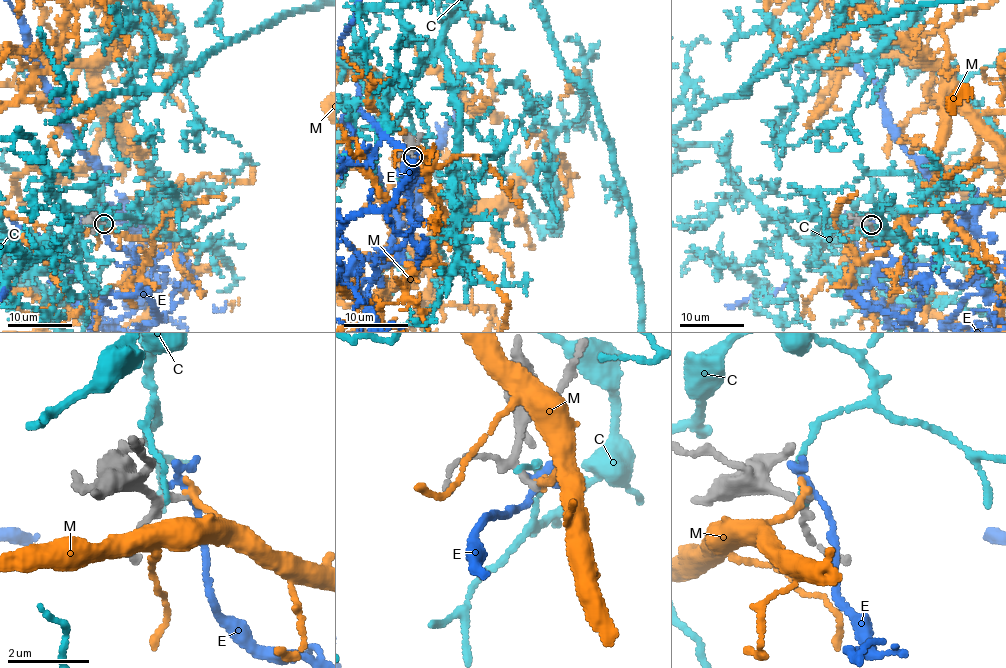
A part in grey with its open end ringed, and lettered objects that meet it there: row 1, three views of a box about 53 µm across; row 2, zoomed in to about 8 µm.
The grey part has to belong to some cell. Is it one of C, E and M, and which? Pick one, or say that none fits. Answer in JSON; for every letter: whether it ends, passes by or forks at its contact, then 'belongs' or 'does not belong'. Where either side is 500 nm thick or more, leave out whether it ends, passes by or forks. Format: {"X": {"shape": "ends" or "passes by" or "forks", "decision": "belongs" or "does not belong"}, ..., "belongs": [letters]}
{"C": {"shape": "ends", "decision": "does not belong"}, "E": {"shape": "ends", "decision": "does not belong"}, "M": {"shape": "ends", "decision": "does not belong"}, "belongs": []}

